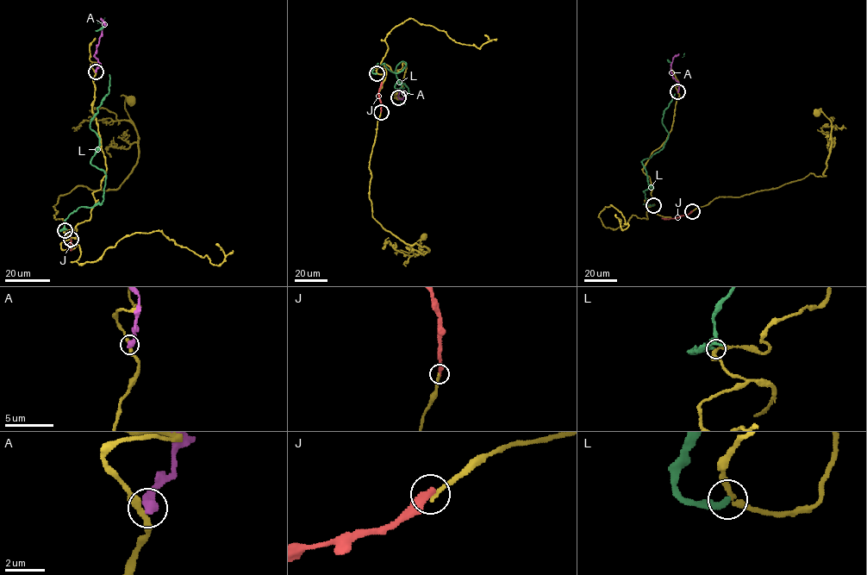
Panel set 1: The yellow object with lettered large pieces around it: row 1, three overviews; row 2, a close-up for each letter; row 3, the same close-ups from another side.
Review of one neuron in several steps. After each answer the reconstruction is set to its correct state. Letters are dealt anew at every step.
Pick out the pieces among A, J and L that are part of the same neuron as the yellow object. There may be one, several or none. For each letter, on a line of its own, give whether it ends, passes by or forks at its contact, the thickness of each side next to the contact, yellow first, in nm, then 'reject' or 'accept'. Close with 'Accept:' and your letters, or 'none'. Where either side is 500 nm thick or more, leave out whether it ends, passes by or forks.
A: 300 nm thick on the yellow side, 500 nm on the other; reject
J: it ends there; 220 nm thick on the yellow side, 360 nm on the other; reject
L: it ends there; 260 nm thick on the yellow side, 280 nm on the other; reject
Accept: none

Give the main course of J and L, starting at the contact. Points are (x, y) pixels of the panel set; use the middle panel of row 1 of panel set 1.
J: (381, 111), (378, 95), (382, 82)
L: (377, 73), (376, 65), (398, 73), (406, 63), (396, 65), (401, 86), (395, 85), (408, 87), (405, 104)

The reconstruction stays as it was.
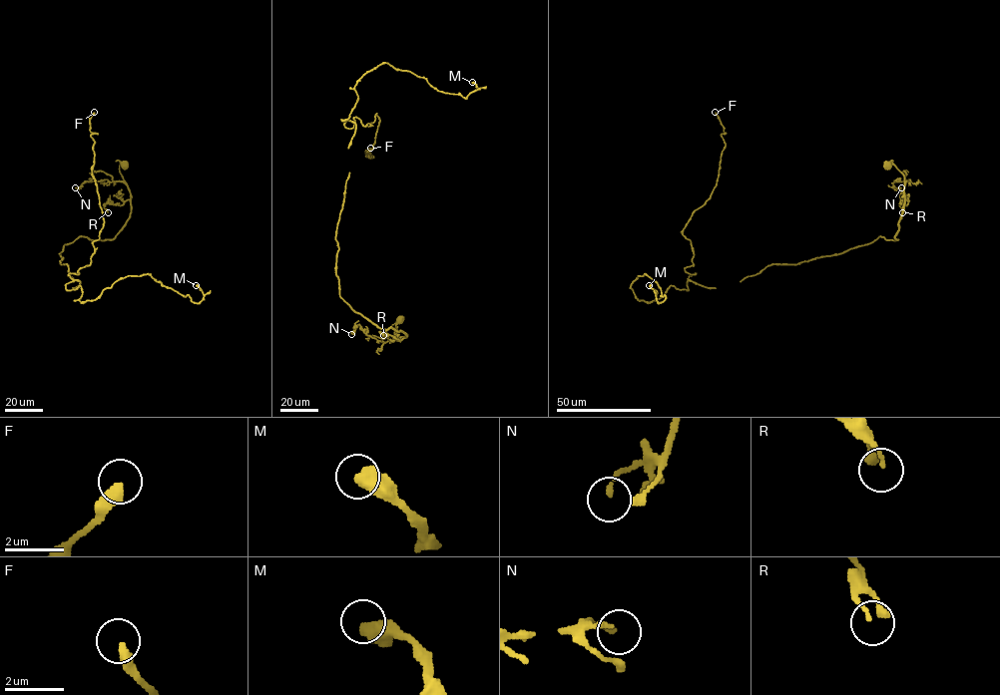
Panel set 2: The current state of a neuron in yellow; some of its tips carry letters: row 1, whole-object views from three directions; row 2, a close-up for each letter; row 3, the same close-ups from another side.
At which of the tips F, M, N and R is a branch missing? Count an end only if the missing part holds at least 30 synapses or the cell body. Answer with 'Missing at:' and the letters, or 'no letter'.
Missing at: F

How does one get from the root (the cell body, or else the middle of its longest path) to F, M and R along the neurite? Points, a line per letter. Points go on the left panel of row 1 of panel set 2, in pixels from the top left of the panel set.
F: (123, 166), (129, 218), (113, 239), (64, 245), (72, 287), (68, 274), (90, 264), (104, 222), (94, 112)
M: (123, 166), (129, 218), (64, 245), (66, 289), (93, 300), (149, 274), (199, 303), (196, 285)
R: (123, 166), (120, 165), (119, 172), (130, 198), (121, 205), (106, 203), (104, 207), (108, 212)

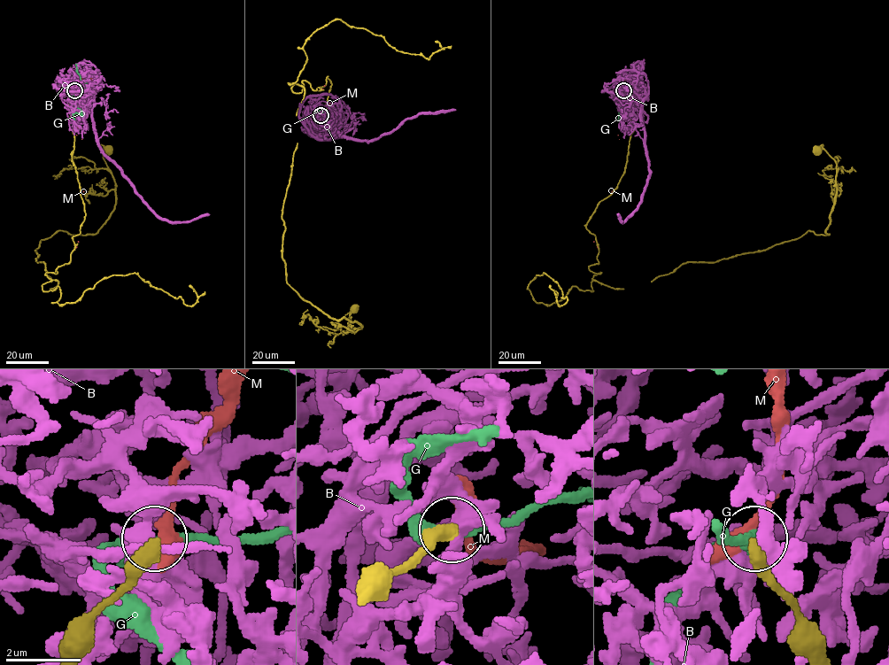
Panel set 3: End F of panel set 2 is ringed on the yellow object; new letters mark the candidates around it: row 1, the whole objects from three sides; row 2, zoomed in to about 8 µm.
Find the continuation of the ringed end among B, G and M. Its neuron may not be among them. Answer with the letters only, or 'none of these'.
none of these

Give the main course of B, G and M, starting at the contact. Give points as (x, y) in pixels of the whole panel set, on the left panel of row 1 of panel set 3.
B: (73, 92), (93, 103), (97, 145), (156, 214), (172, 221), (209, 214)
G: (73, 91), (81, 90), (86, 83), (76, 71), (76, 64)
M: (75, 90), (81, 139), (83, 191), (76, 247)

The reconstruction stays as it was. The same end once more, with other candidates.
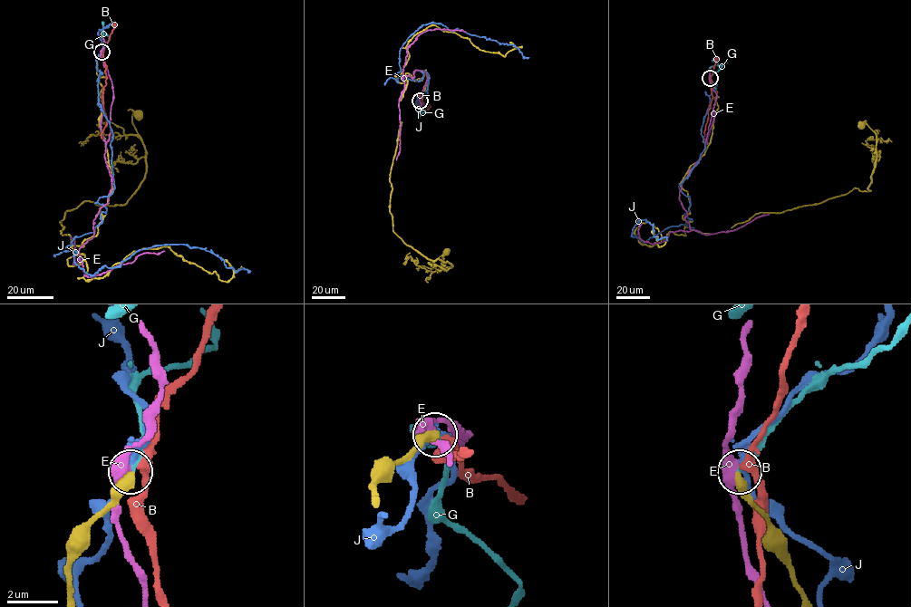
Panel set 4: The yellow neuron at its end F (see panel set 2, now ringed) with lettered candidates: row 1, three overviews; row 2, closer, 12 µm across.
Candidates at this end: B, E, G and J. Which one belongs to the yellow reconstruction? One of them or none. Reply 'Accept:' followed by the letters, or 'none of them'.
Accept: G

